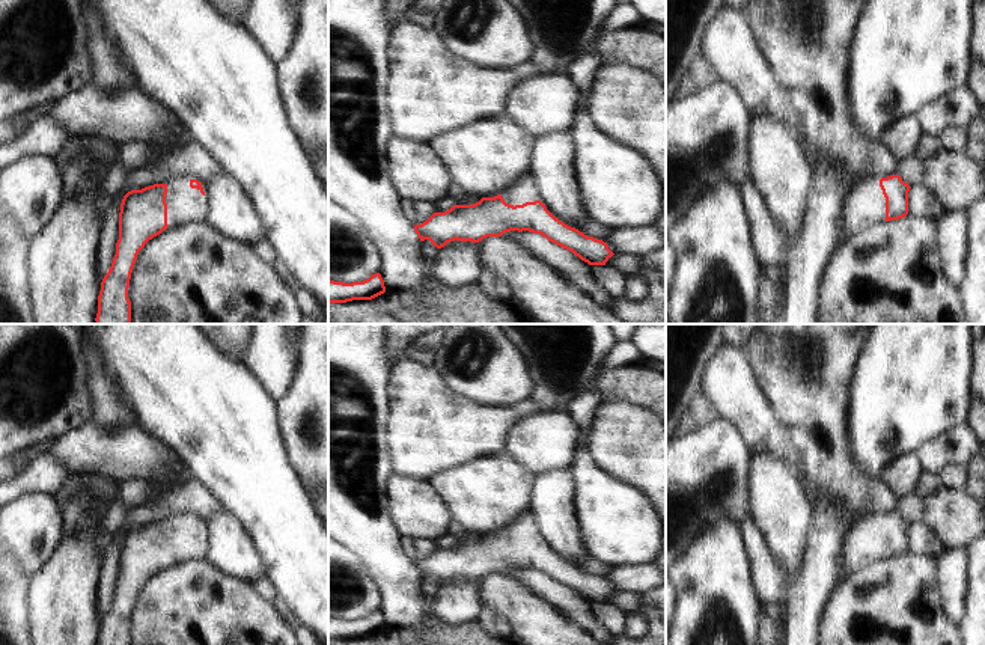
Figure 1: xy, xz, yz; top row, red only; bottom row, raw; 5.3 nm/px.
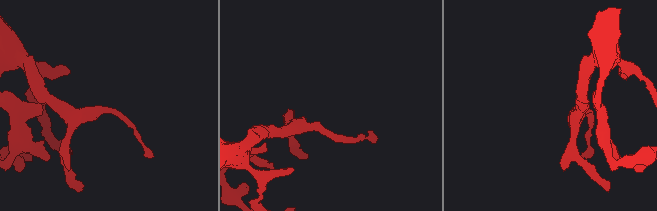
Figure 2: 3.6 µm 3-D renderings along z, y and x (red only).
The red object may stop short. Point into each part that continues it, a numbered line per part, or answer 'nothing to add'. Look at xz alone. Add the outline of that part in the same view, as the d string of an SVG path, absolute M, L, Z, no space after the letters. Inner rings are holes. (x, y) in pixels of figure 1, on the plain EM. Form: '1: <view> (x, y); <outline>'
1: xz (523, 529); M526 511L515 523L502 530L502 535L509 543L523 543L526 540L539 538L535 529L535 520L530 511Z

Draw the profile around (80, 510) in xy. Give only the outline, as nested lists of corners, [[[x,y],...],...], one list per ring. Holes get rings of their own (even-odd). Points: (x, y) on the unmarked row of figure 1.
[[[78,493],[69,497],[63,505],[65,527],[69,532],[87,529],[96,517],[96,502],[93,496]]]

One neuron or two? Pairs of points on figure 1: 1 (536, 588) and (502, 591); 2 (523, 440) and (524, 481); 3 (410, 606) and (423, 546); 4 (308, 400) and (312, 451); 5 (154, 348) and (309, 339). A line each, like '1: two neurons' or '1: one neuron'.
1: two neurons
2: two neurons
3: two neurons
4: one neuron
5: two neurons

